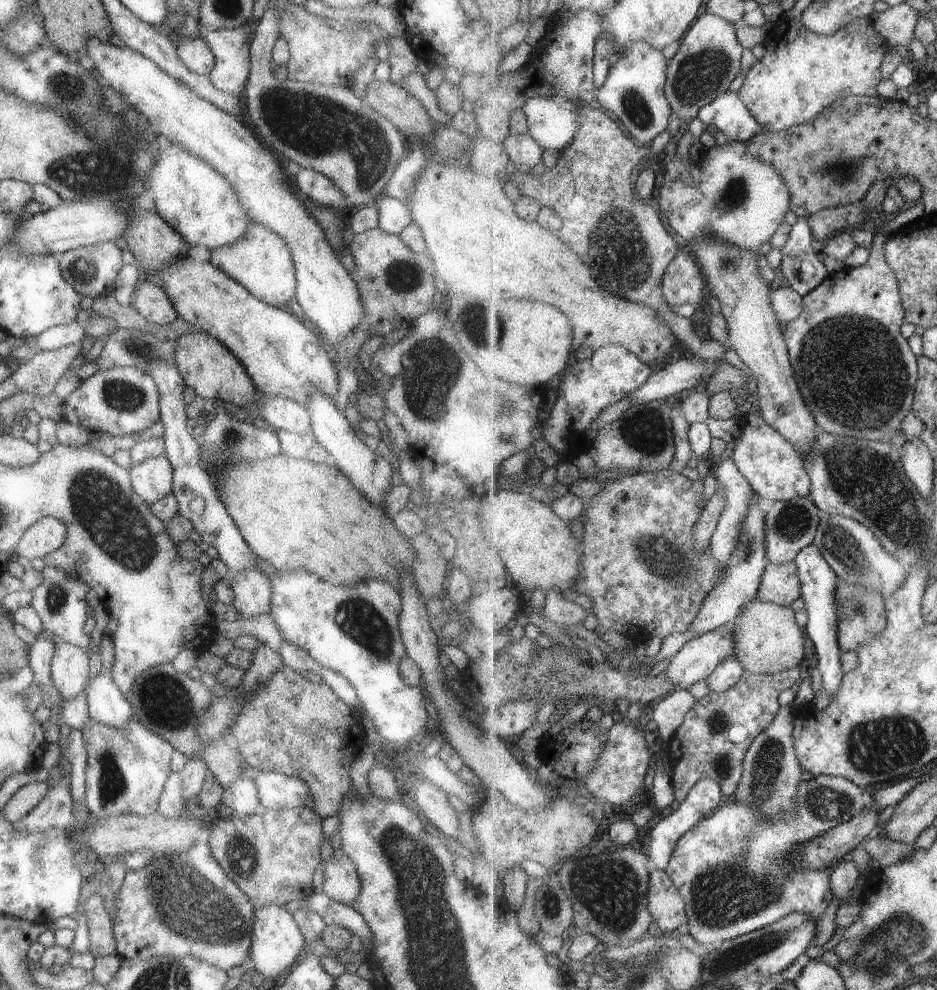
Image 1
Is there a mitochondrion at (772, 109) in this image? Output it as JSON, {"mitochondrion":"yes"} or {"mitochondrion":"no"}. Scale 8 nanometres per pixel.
{"mitochondrion":"no"}

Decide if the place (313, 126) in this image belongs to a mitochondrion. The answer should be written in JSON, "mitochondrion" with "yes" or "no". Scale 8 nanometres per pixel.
{"mitochondrion":"yes"}

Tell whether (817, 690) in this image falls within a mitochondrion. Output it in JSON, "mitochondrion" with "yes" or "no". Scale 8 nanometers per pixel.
{"mitochondrion":"no"}

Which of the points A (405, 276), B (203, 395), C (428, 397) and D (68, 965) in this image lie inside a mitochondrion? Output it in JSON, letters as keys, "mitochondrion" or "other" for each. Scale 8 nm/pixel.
{"A":"mitochondrion","B":"other","C":"mitochondrion","D":"other"}

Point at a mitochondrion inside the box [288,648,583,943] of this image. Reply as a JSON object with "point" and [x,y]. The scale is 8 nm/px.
{"point":[551,907]}

